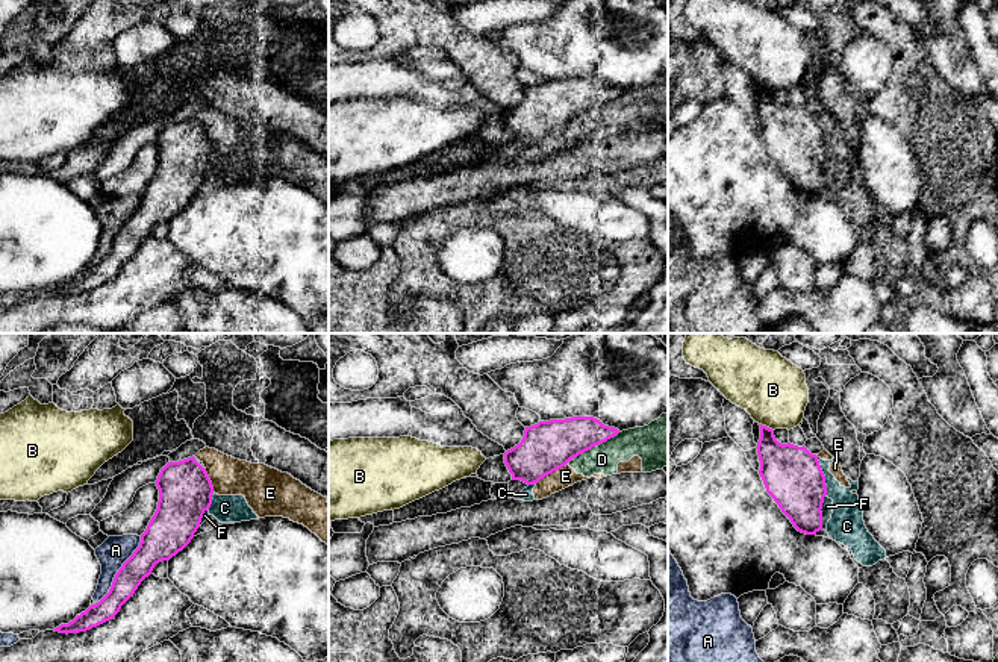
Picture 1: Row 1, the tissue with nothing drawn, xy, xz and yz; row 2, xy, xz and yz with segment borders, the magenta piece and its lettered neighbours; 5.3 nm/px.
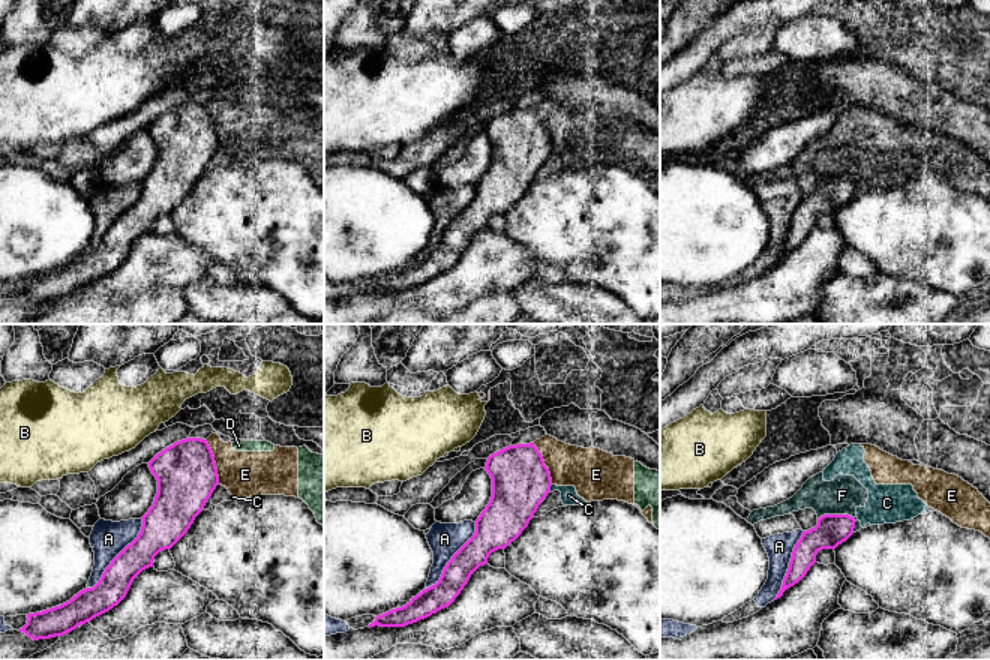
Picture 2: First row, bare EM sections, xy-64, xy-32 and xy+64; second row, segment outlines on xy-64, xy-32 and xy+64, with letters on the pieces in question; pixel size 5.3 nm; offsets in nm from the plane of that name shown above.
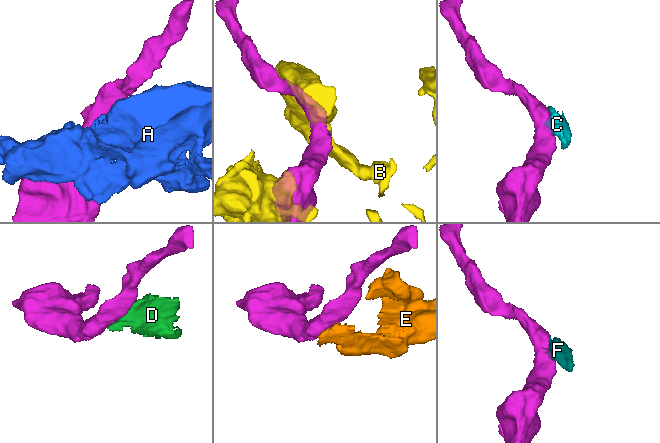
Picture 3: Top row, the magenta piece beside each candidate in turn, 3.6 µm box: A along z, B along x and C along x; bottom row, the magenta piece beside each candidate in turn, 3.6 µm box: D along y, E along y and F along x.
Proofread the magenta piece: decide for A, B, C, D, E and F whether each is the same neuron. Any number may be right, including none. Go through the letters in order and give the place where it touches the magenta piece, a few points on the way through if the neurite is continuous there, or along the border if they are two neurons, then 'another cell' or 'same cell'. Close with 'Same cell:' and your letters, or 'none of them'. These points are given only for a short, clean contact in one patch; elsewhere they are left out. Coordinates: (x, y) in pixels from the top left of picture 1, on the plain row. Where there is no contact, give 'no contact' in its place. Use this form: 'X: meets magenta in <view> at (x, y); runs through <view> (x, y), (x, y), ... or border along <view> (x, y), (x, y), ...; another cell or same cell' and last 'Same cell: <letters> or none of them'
A: meets magenta in xy at (118, 231); another cell
B: meets magenta in yz at (765, 87); another cell
C: meets magenta in yz at (824, 137); border along yz (817, 118), (827, 155); another cell
D: meets magenta in xz at (595, 105); another cell
E: meets magenta in xz at (550, 134); border along xz (564, 126), (545, 135), (536, 144); another cell
F: meets magenta in yz at (821, 173); border along yz (826, 155), (821, 164), (821, 190); another cell
Same cell: none of them

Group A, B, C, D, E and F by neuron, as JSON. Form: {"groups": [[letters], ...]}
{"groups": [["A"], ["B"], ["C", "D", "E", "F"]]}

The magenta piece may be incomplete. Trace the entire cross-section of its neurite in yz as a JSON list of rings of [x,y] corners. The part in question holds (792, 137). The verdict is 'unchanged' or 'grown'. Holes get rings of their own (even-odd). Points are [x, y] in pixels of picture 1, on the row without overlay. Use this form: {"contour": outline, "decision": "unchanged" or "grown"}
{"contour": [[[759,86],[760,100],[756,109],[766,153],[798,192],[816,195],[822,191],[821,170],[827,156],[818,117],[804,106],[778,103],[772,89]]], "decision": "unchanged"}

